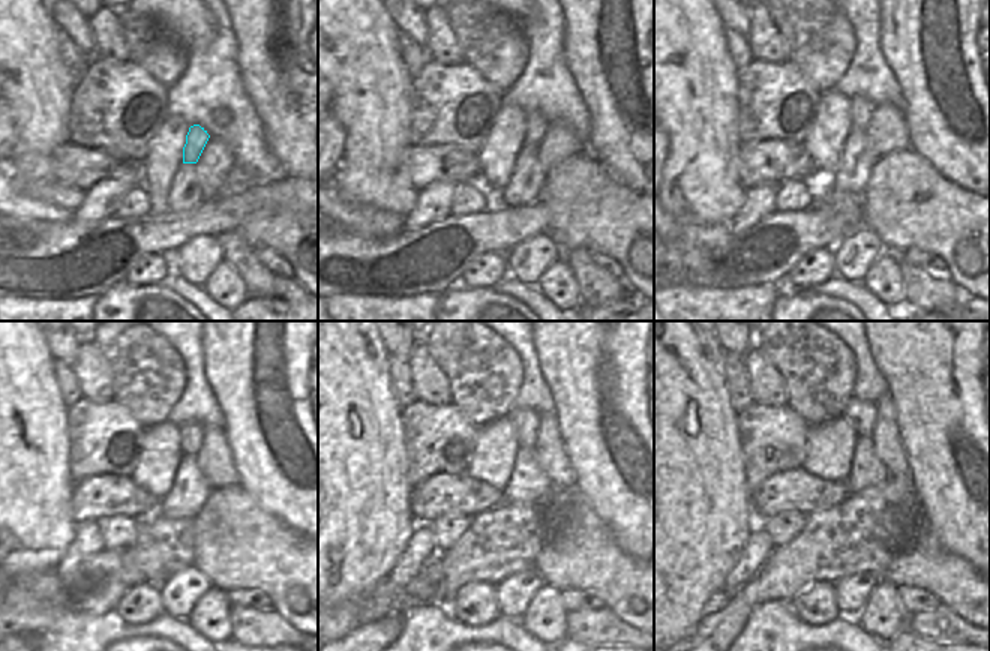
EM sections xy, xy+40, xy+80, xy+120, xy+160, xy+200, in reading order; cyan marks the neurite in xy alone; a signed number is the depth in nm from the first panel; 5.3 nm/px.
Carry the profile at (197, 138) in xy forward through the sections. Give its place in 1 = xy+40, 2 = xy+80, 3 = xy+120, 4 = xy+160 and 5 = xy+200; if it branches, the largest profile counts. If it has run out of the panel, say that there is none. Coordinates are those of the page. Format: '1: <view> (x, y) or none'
1: xy+40 (536, 125)
2: xy+80 (861, 108)
3: xy+120 (191, 435)
4: xy+160 (525, 422)
5: xy+200 (861, 414)

